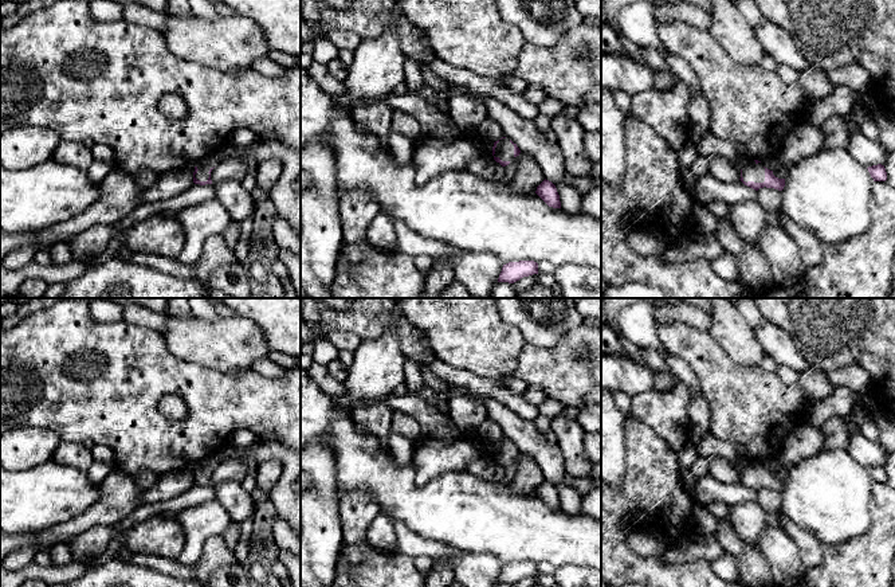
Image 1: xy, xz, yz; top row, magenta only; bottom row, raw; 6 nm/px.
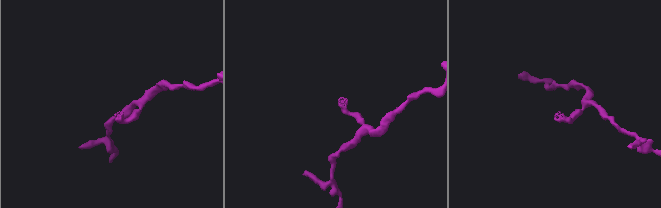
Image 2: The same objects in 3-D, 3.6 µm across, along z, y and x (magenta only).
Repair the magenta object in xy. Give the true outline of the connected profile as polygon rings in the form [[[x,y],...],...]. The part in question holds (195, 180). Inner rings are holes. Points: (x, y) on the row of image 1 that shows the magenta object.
[[[224,146],[201,159],[195,167],[193,183],[200,185],[212,184],[212,169],[227,157],[228,154]]]

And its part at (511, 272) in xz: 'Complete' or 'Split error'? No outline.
Complete

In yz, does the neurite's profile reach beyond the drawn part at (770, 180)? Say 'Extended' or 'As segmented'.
Extended

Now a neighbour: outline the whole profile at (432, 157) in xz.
[[[464,132],[450,142],[423,136],[421,144],[413,152],[415,183],[423,185],[445,172],[467,172],[468,164],[480,157],[494,159],[492,148],[480,146]]]

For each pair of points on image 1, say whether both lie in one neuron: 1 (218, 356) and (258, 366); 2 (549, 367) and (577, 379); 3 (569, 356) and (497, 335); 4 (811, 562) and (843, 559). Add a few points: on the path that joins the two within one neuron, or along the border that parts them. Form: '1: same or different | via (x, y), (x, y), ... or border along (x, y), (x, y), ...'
1: different | border along (267, 357), (259, 357), (251, 368)
2: same | via (556, 370), (570, 372)
3: different | border along (525, 343), (518, 366), (513, 374)
4: different | border along (824, 546), (821, 562), (807, 568)

